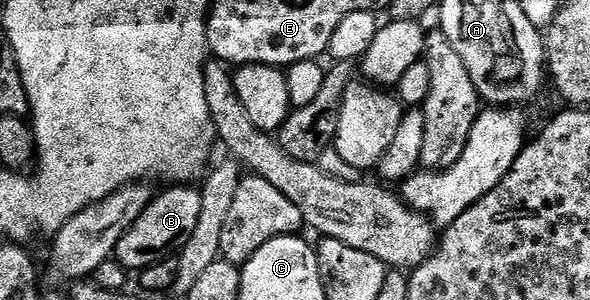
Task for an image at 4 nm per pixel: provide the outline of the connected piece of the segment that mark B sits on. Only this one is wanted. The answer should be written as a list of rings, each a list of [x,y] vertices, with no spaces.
[[[168,186],[164,193],[153,195],[142,210],[138,222],[126,230],[118,242],[114,258],[125,270],[149,268],[163,260],[173,259],[190,242],[202,214],[202,194],[196,186]]]

